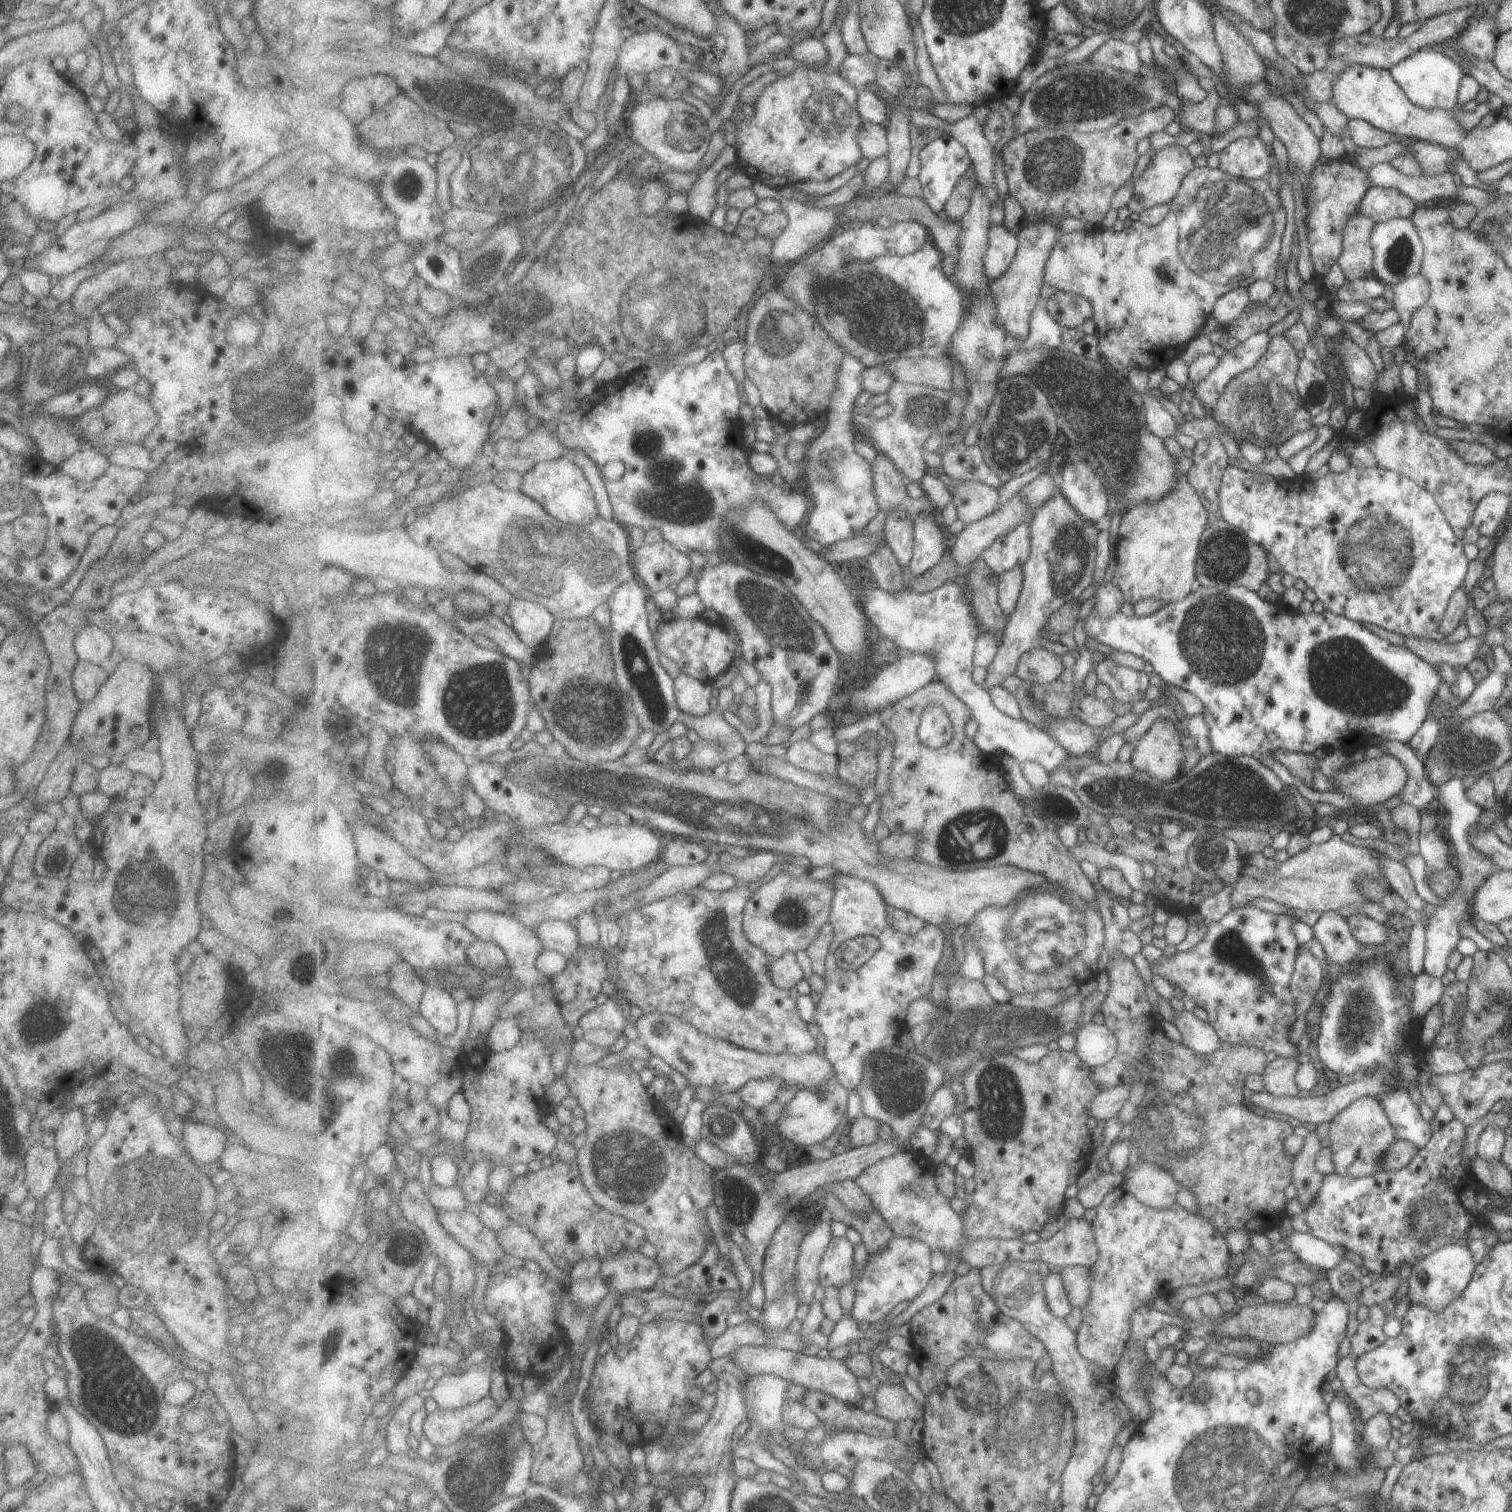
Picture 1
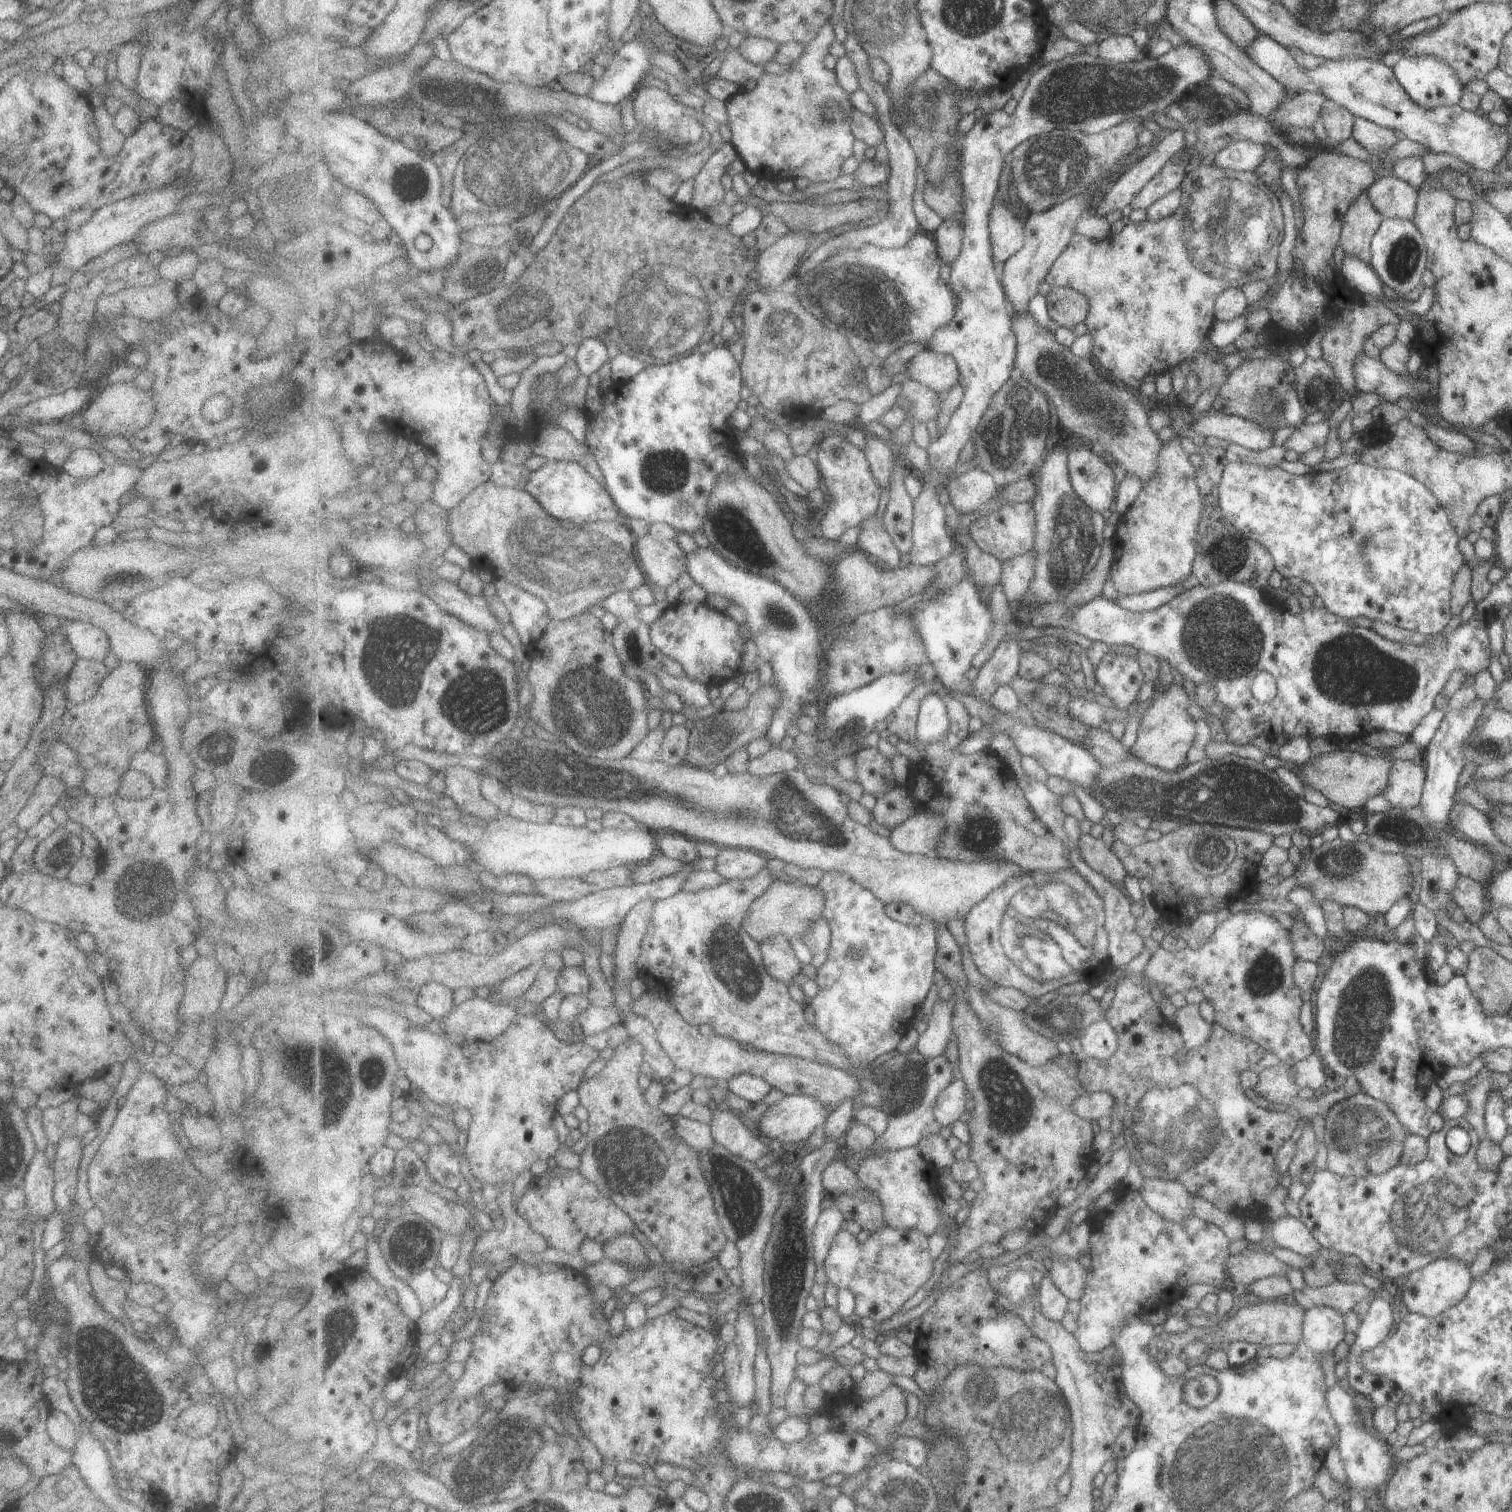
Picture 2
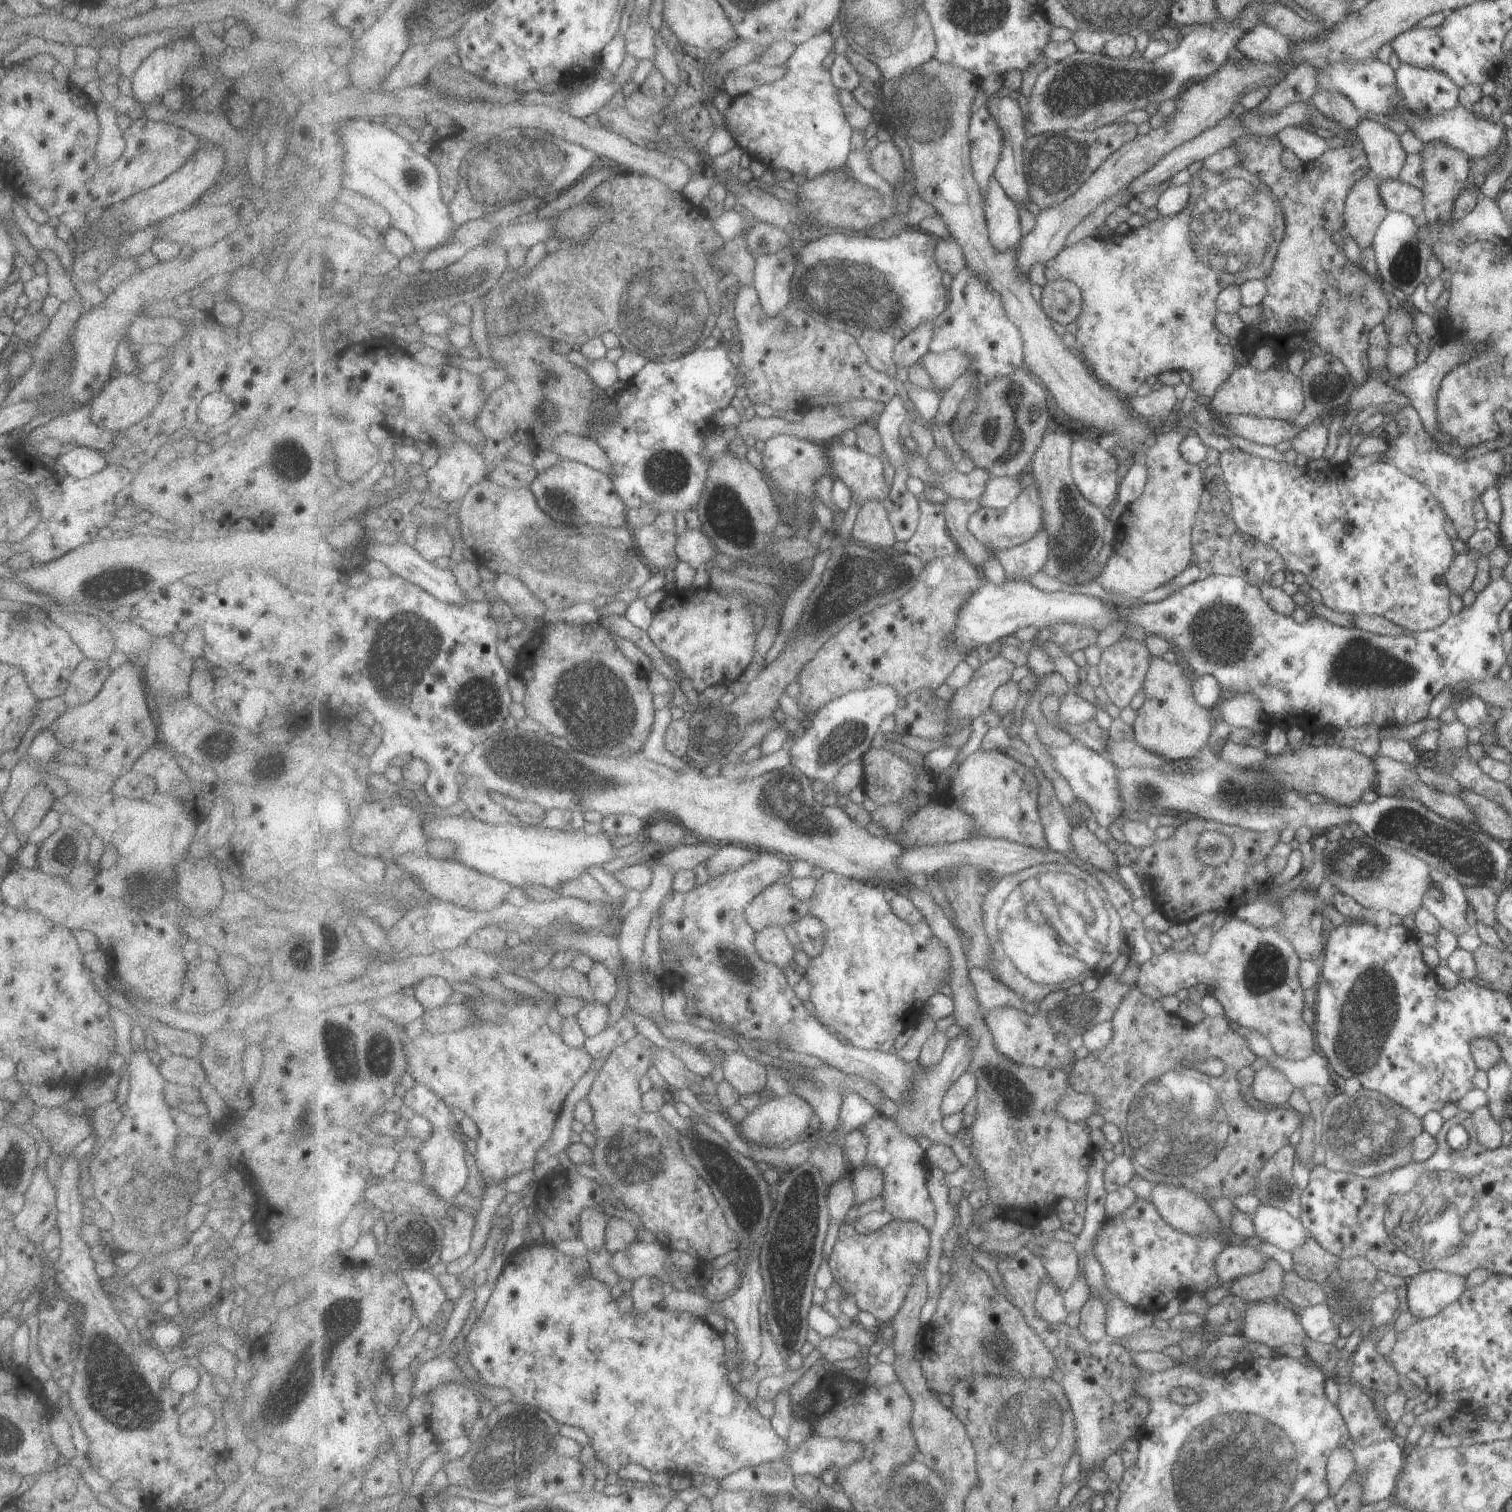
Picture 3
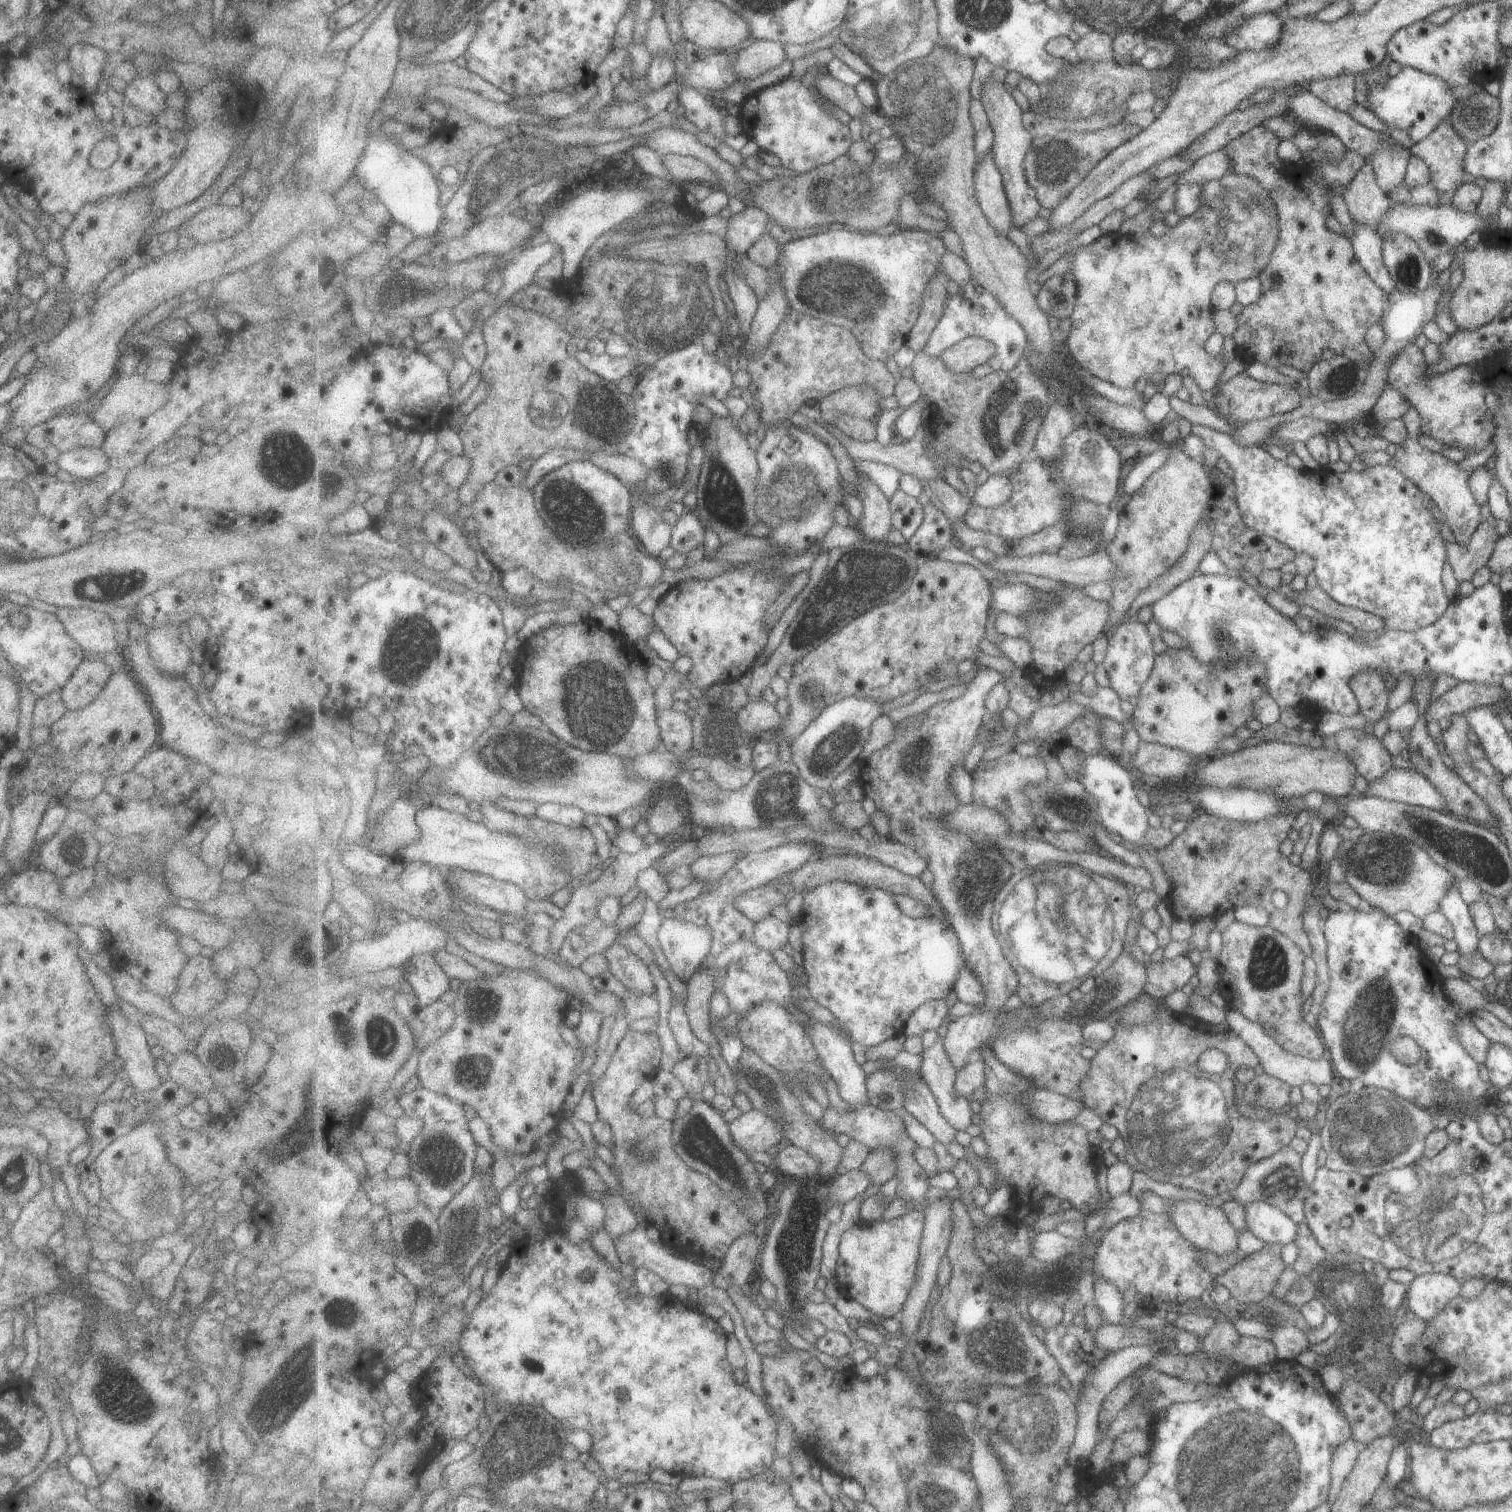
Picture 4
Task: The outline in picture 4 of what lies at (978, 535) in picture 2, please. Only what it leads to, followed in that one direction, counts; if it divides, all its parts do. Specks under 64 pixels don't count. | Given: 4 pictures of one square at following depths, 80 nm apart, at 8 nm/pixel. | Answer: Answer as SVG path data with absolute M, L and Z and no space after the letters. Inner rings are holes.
M1090 418L1078 423L1076 430L1066 440L1066 458L1060 462L1046 462L1037 456L1031 457L1022 467L1013 470L1011 480L1016 488L1014 496L998 507L974 505L966 518L967 525L974 530L998 536L1009 544L1059 524L1078 498L1088 498L1106 509L1113 508L1119 498L1118 485L1124 458L1120 458L1118 446L1108 440L1112 434ZM1070 494L1076 494L1076 498L1070 500Z

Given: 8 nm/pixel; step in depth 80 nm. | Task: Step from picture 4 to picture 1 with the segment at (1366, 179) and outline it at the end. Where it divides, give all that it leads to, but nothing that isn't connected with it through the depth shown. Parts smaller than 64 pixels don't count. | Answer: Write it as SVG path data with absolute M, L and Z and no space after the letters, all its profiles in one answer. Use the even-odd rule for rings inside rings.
M1355 214L1344 226L1342 254L1337 262L1348 282L1362 280L1373 273L1374 254L1370 246L1370 234L1374 224L1372 218Z

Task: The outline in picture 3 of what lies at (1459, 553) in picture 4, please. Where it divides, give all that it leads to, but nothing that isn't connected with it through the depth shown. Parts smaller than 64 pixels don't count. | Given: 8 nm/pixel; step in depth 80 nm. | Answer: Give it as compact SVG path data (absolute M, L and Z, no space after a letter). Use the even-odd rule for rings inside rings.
M1468 550L1454 556L1448 573L1450 589L1454 590L1460 598L1471 589L1476 575L1476 562L1482 555L1478 550Z

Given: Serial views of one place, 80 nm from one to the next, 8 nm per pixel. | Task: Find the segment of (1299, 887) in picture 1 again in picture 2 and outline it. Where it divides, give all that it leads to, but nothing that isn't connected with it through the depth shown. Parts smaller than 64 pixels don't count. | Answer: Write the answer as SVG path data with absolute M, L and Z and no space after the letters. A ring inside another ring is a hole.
M1338 837L1332 842L1324 842L1318 848L1312 847L1309 856L1295 867L1288 866L1288 871L1291 875L1296 874L1294 889L1300 885L1310 885L1319 904L1330 900L1342 907L1358 908L1375 916L1385 915L1403 896L1410 898L1408 892L1418 892L1412 889L1414 876L1410 868L1402 854L1376 851L1371 841L1347 843Z

